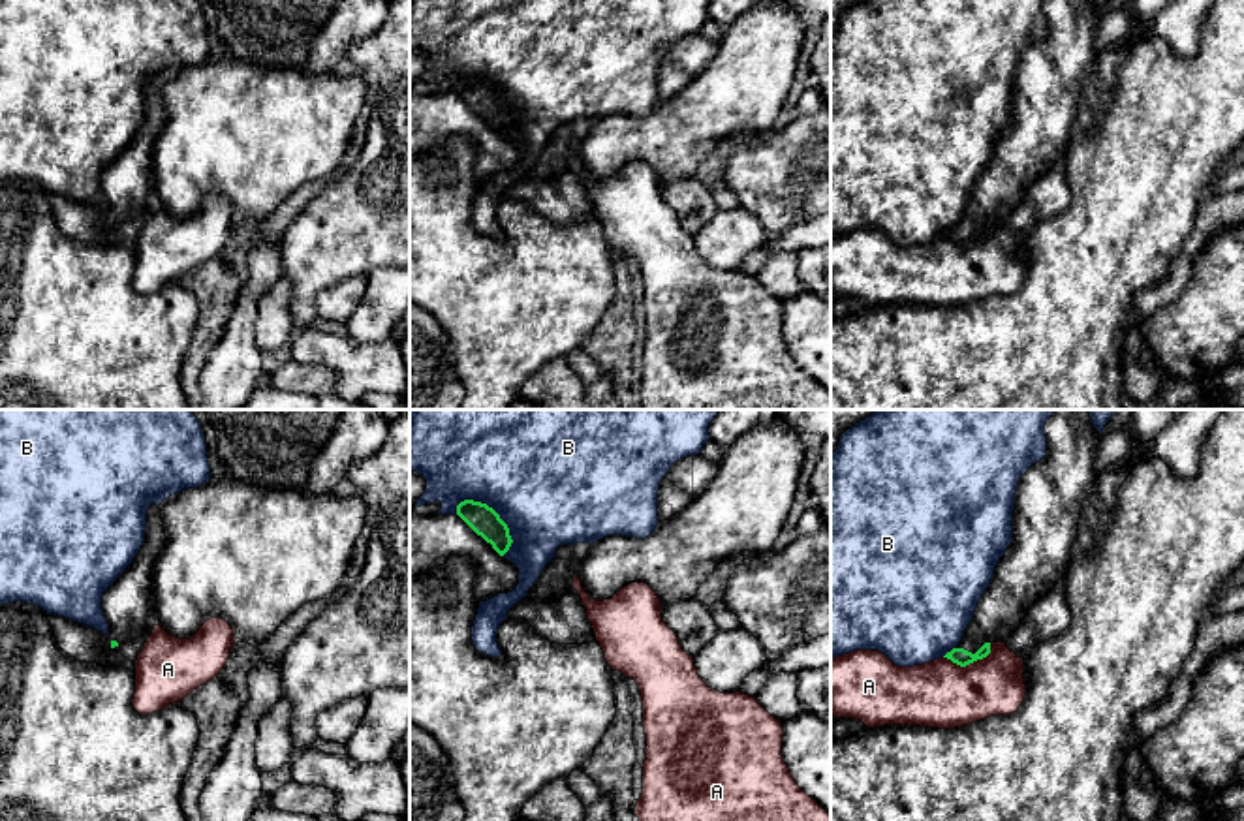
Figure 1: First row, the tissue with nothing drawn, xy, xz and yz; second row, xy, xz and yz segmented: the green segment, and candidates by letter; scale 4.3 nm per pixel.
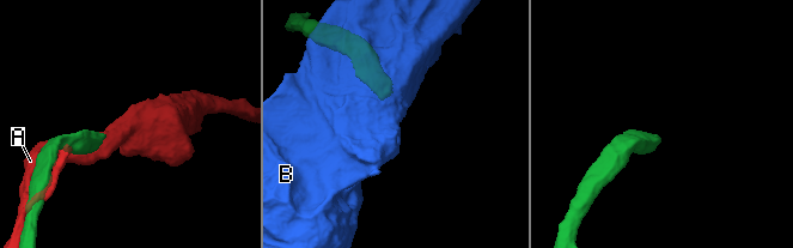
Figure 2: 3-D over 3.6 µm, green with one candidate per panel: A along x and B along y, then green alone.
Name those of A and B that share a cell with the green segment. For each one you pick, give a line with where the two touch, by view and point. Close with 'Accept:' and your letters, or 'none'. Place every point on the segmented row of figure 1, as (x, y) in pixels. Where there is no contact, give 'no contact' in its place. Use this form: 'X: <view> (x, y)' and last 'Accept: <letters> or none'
Accept: none

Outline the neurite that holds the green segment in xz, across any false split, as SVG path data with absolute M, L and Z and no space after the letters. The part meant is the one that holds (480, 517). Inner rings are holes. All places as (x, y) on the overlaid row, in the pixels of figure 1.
M464 500L457 505L457 515L477 535L490 543L500 556L504 556L509 550L513 543L509 528L492 507L481 502Z

